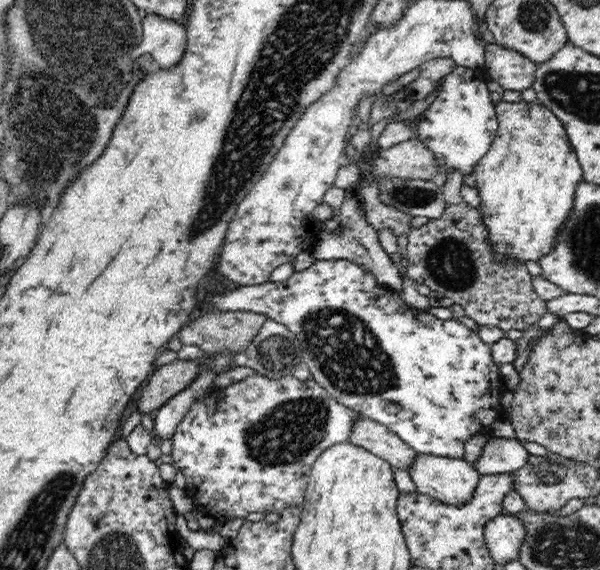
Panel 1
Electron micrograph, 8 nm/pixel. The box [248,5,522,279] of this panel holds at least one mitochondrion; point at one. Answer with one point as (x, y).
(411, 197)

